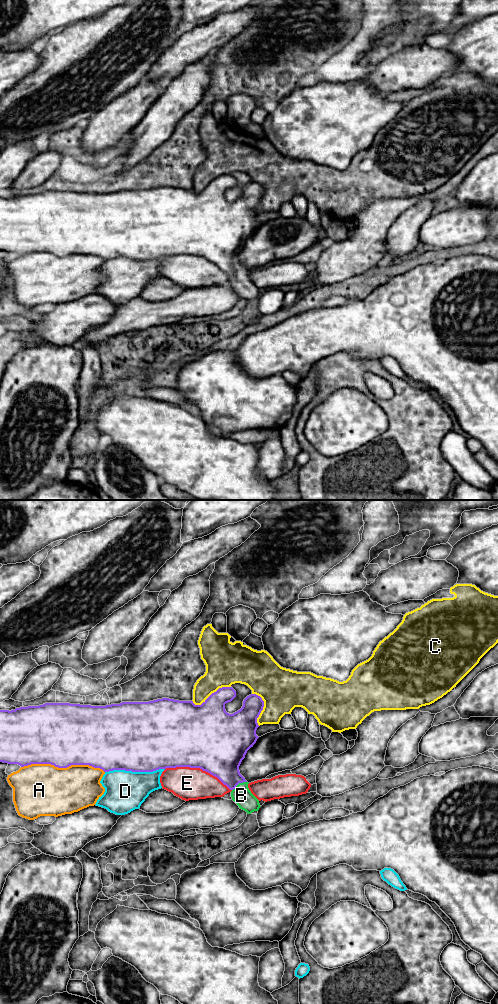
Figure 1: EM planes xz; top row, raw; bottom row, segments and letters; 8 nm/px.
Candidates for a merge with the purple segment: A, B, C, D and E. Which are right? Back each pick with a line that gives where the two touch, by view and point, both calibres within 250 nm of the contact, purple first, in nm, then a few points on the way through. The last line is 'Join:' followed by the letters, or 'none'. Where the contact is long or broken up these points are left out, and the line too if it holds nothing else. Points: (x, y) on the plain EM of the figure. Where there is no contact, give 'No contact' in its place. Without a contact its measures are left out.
B: Touches purple at xz (239, 270). Thickness 320 nm (purple) against 160 nm. Path across: xz (221, 245), (226, 257), (239, 270), (241, 283)
Join: B

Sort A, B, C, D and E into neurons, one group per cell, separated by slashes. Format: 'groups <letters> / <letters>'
groups A / B / C / D / E

